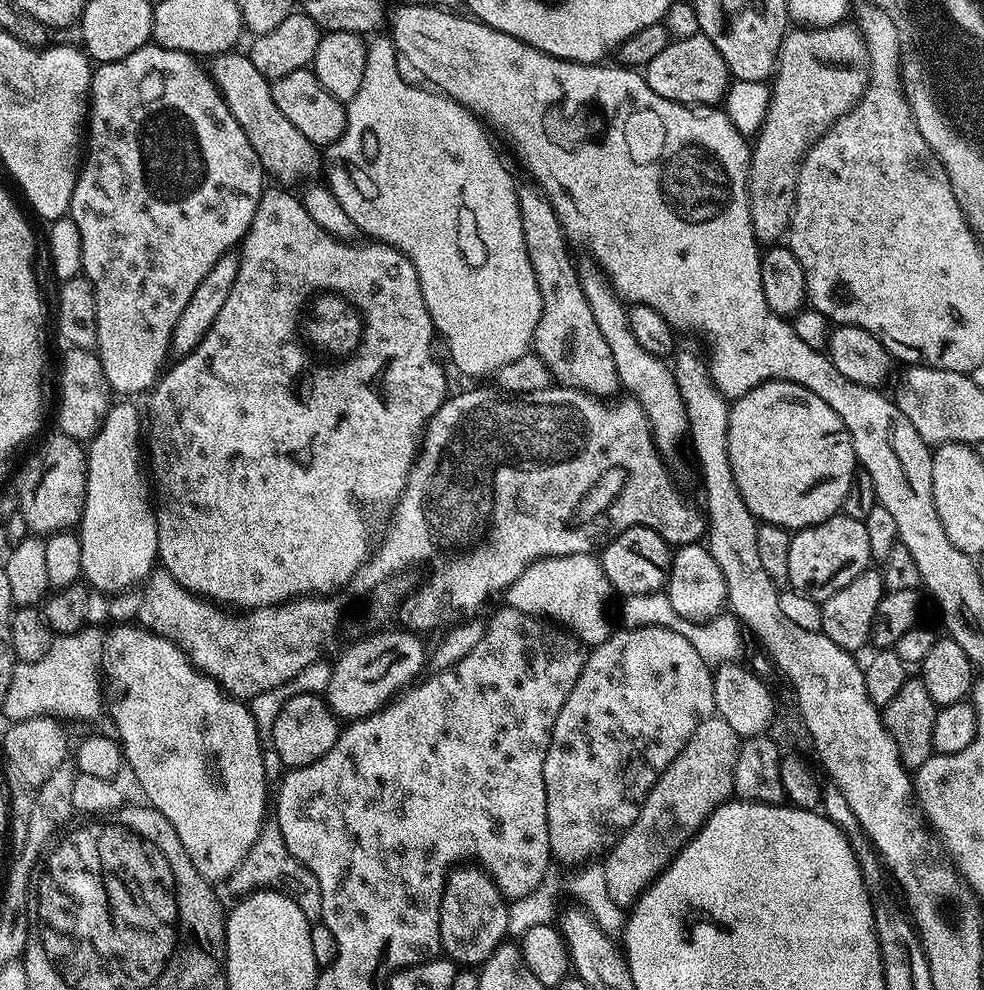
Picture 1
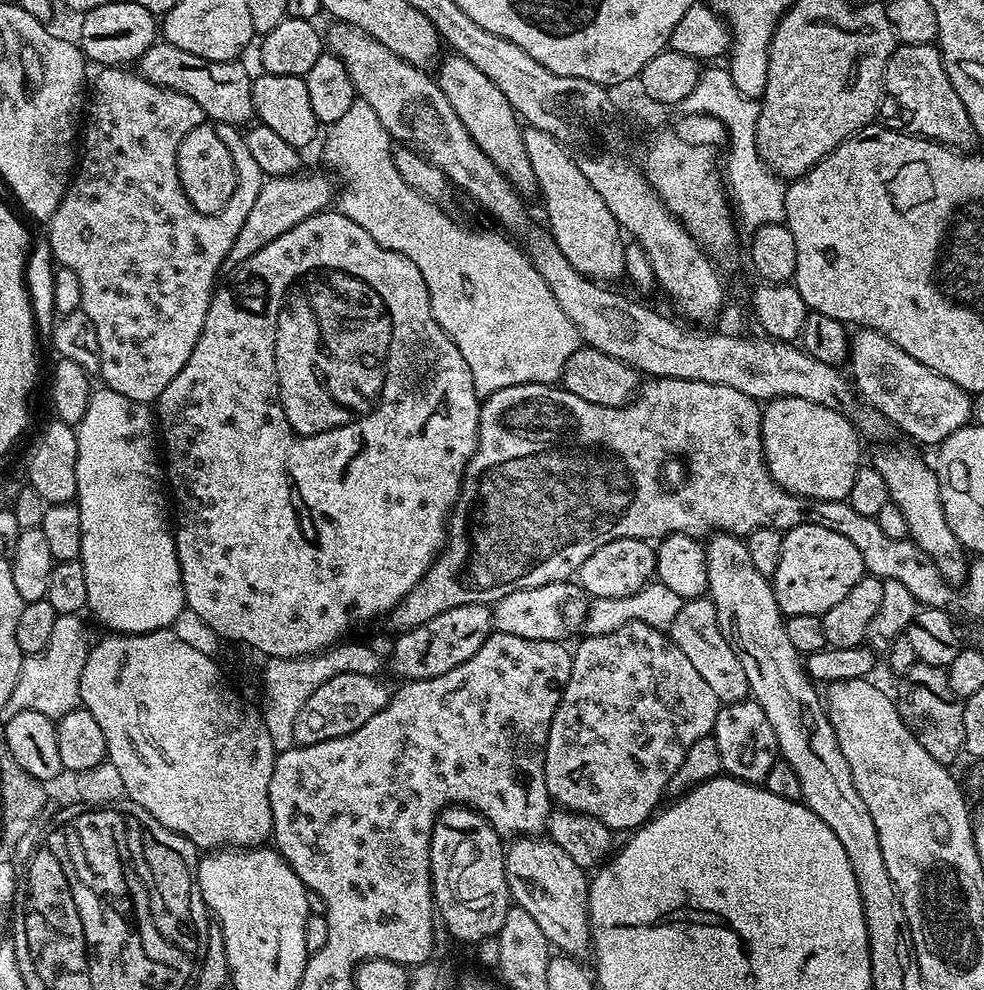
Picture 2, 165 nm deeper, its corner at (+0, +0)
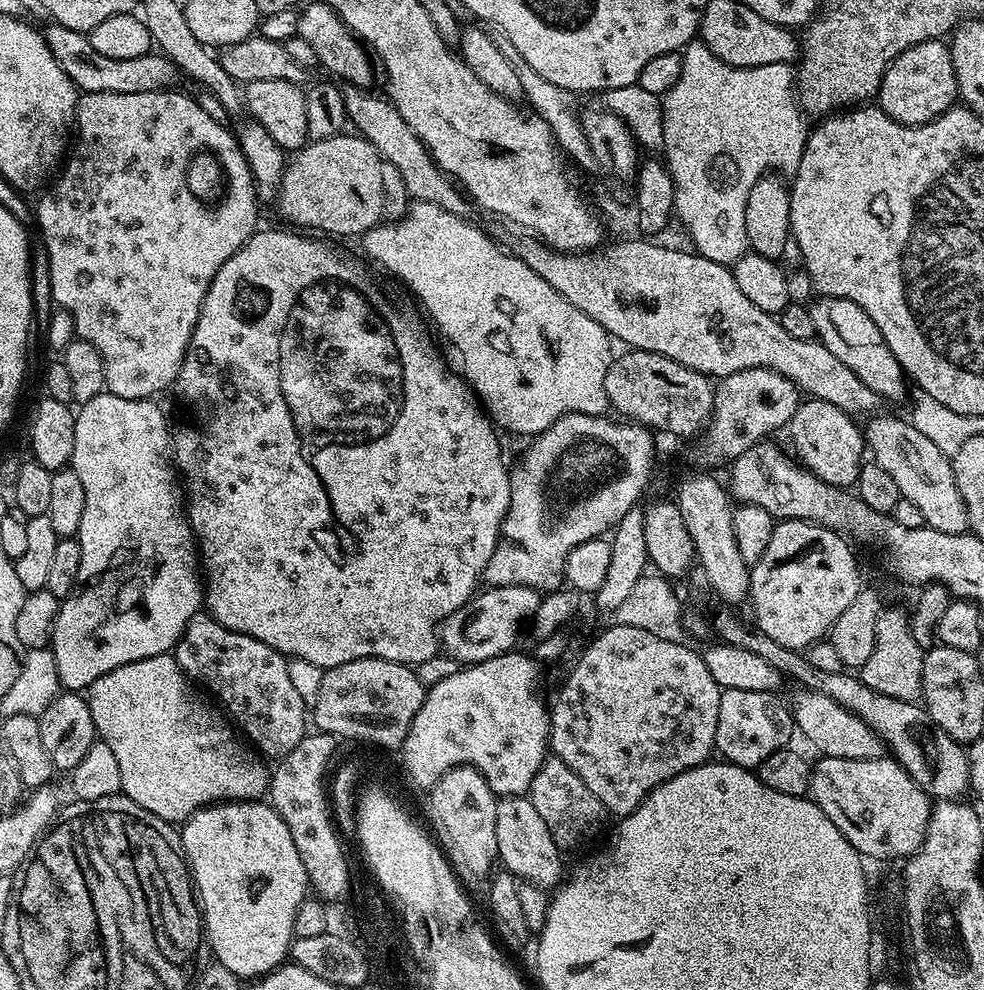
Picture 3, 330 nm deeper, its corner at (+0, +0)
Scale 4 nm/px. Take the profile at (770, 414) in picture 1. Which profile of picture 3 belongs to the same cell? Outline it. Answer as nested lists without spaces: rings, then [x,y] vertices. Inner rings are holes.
[[[808,398],[798,406],[786,432],[792,435],[795,455],[807,471],[836,488],[851,489],[855,485],[860,465],[866,460],[866,441],[861,425],[847,412],[838,410],[838,406],[830,406],[830,402]]]

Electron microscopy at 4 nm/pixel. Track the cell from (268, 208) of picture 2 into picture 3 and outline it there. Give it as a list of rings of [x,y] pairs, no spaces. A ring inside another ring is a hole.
[[[359,134],[348,135],[313,140],[287,161],[274,205],[292,223],[289,225],[302,230],[317,228],[332,236],[360,238],[366,230],[385,219],[386,165],[369,140]]]

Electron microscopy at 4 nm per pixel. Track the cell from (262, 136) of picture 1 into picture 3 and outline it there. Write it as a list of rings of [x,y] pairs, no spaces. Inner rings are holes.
[[[55,22],[49,23],[49,25],[49,28],[44,28],[42,33],[50,48],[50,54],[54,54],[58,66],[62,66],[62,70],[66,70],[66,78],[70,78],[70,82],[74,82],[81,93],[142,94],[143,92],[162,92],[177,87],[176,76],[178,77],[178,69],[172,61],[164,56],[149,54],[138,58],[106,58],[106,54],[98,54],[98,50],[94,50],[94,46],[90,46],[85,33],[78,30],[70,30],[66,26]]]

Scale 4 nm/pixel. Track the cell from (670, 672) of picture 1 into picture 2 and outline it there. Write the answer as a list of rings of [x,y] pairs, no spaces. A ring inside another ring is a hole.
[[[620,624],[608,631],[612,632],[604,632],[601,636],[586,637],[572,652],[570,682],[566,682],[564,693],[558,702],[554,718],[550,722],[550,738],[546,742],[544,751],[546,790],[561,809],[569,812],[582,812],[586,816],[598,818],[605,826],[613,830],[619,830],[619,828],[635,830],[651,820],[657,809],[661,807],[660,799],[666,796],[668,784],[674,778],[674,774],[678,774],[678,766],[682,766],[690,746],[694,746],[698,738],[712,735],[712,727],[716,725],[722,705],[710,688],[710,682],[706,682],[705,678],[694,670],[694,665],[686,654],[661,629],[651,628],[645,624]]]

